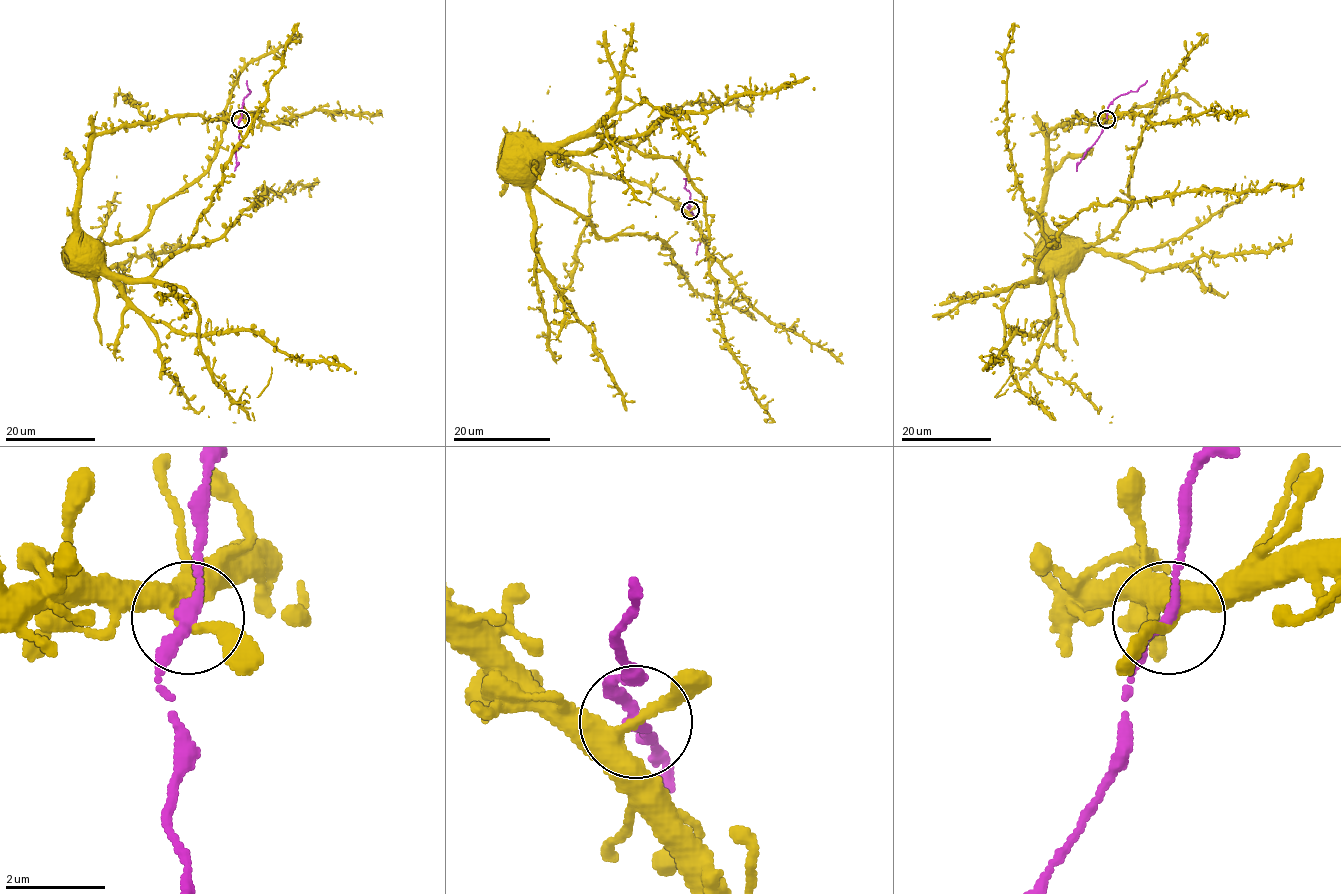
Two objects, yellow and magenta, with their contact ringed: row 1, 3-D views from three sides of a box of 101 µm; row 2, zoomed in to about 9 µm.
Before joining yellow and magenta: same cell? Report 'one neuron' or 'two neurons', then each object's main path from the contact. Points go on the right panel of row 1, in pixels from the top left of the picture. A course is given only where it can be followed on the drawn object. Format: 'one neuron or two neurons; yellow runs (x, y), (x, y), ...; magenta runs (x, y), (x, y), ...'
one neuron; yellow runs (1106, 119), (1078, 116), (1050, 133), (1037, 279), (1036, 260), (1094, 205), (1300, 189); magenta runs (1106, 119), (1108, 105), (1112, 101), (1135, 92), (1147, 80)

